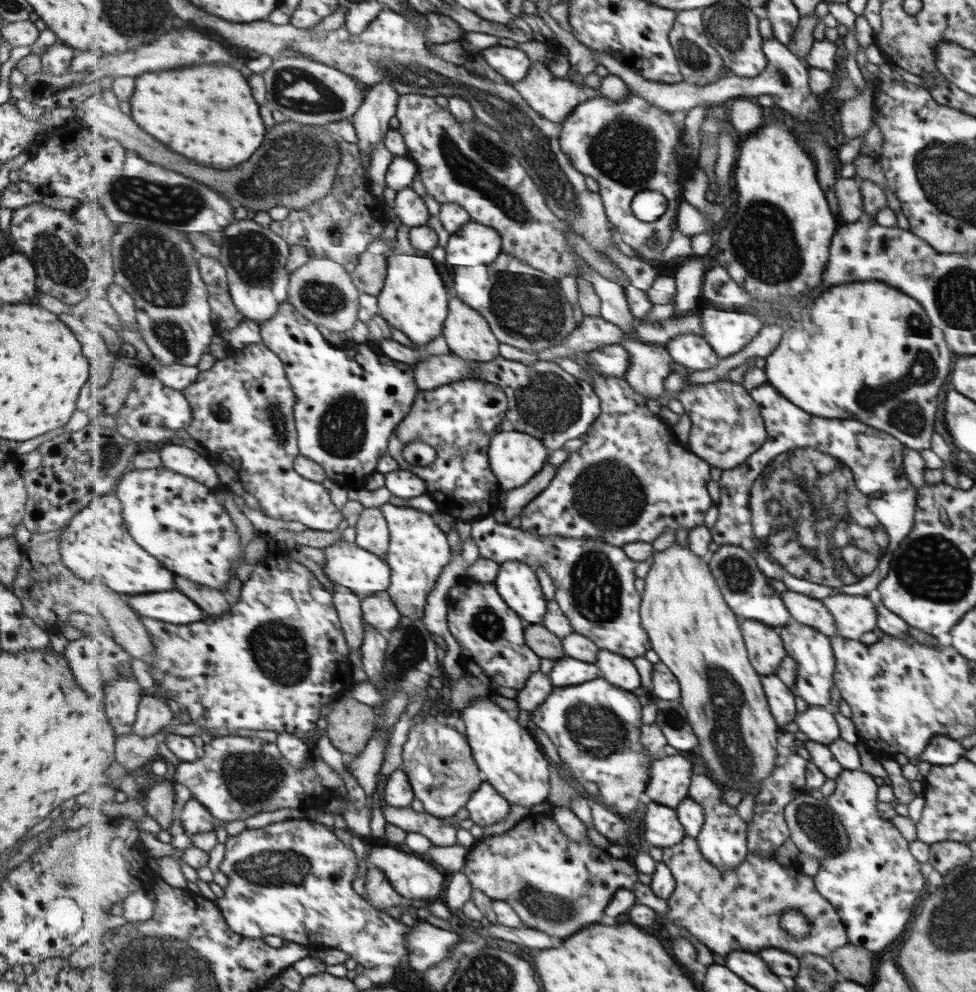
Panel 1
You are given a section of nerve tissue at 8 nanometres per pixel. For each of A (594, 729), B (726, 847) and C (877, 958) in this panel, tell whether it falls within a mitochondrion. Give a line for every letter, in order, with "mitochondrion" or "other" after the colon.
A: mitochondrion
B: other
C: other

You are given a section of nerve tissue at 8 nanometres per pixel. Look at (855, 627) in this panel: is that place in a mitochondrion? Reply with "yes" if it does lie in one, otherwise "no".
no

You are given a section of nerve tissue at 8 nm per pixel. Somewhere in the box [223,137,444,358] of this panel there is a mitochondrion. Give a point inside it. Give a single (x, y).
(324, 299)

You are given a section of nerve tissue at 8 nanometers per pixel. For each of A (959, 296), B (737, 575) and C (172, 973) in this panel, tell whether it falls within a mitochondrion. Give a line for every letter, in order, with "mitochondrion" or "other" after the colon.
A: mitochondrion
B: mitochondrion
C: mitochondrion

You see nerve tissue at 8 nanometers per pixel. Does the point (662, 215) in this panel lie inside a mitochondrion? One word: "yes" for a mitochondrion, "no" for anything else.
no

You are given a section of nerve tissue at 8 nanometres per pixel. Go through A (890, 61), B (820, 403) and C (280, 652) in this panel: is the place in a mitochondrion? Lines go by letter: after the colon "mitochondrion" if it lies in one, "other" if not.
A: other
B: other
C: mitochondrion

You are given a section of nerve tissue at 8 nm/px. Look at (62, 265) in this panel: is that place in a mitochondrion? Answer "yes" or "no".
yes

